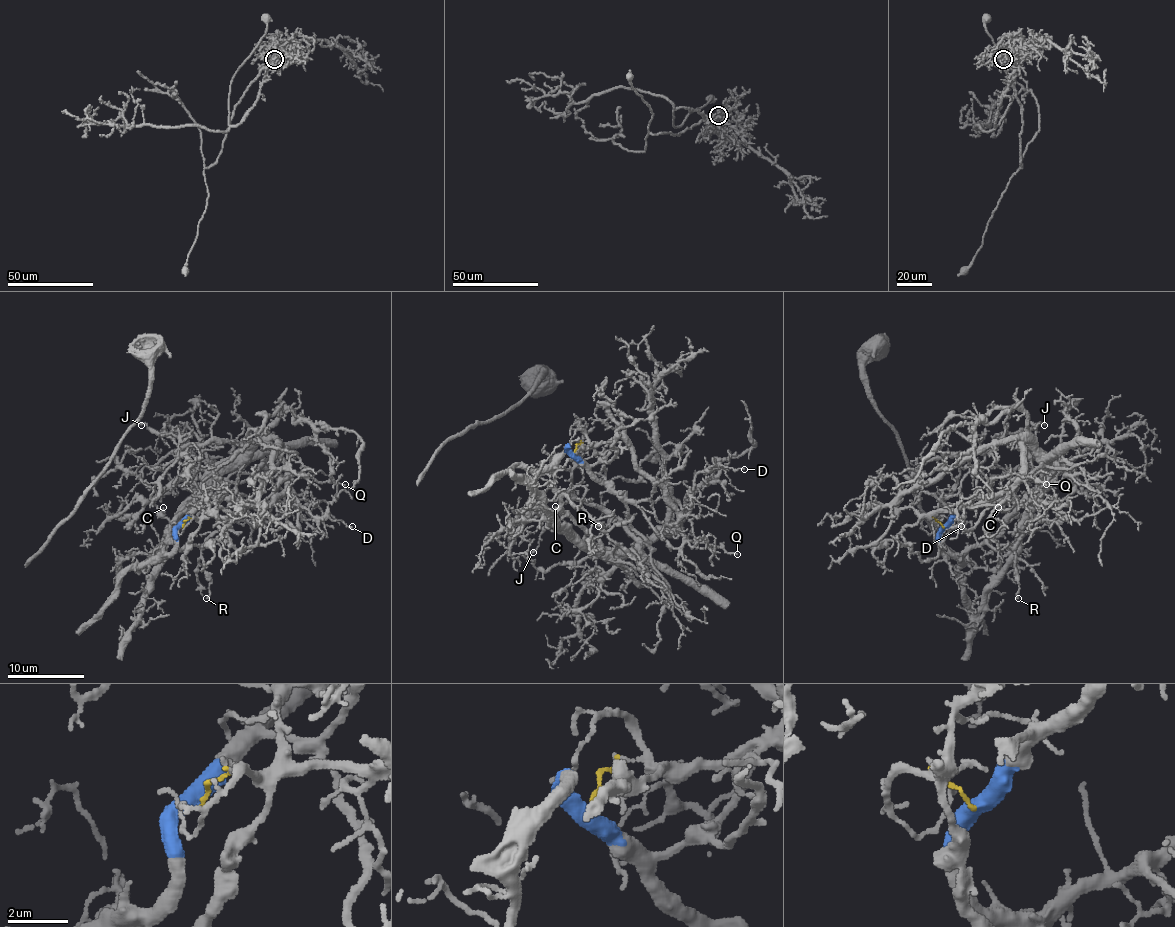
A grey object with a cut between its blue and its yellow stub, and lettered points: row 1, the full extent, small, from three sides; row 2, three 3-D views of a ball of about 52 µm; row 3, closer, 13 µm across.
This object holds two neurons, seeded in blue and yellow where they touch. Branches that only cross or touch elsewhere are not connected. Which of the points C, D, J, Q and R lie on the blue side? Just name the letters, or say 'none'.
C, Q, R

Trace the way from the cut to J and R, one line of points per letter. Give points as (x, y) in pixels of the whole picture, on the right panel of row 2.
J: (944, 527), (929, 517), (992, 500), (1019, 475), (1021, 447), (1029, 443), (992, 443), (1044, 425)
R: (944, 527), (939, 533), (939, 544), (946, 552), (965, 554), (981, 544), (1008, 546), (1019, 582), (1017, 598)

